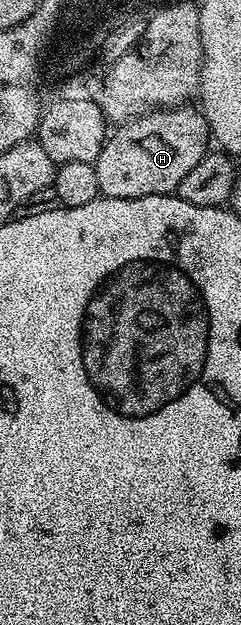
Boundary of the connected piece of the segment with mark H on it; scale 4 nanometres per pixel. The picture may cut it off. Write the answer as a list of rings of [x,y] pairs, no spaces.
[[[161,107],[157,109],[155,113],[146,114],[145,117],[135,117],[132,121],[123,122],[123,124],[117,128],[120,130],[118,130],[117,133],[115,130],[115,132],[105,140],[102,151],[98,155],[98,159],[94,162],[96,170],[98,171],[98,187],[103,196],[113,197],[114,199],[134,199],[135,197],[145,197],[146,195],[162,195],[163,193],[169,195],[175,194],[178,183],[182,183],[182,178],[184,178],[196,164],[202,163],[202,159],[210,151],[210,134],[203,112],[196,107],[193,107],[193,109],[188,108],[192,107]]]

